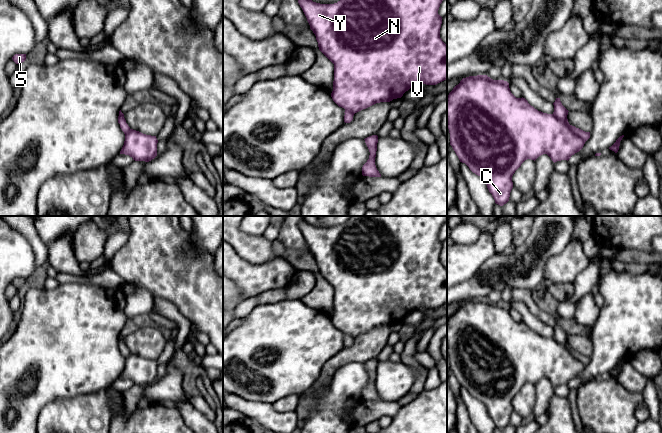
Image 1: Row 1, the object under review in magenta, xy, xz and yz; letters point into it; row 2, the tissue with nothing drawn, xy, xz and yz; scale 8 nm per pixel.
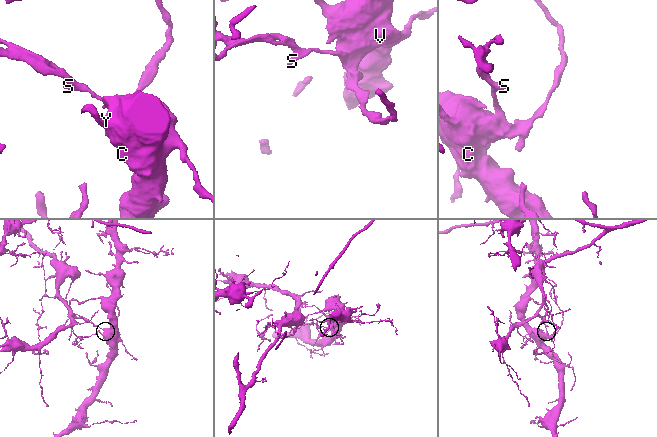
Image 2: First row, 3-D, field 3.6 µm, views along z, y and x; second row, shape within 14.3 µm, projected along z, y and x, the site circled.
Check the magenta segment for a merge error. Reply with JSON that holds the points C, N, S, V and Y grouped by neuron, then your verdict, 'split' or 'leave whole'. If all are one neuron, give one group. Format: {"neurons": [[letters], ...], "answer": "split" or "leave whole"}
{"neurons": [["C", "N", "V", "Y"], ["S"]], "answer": "split"}

